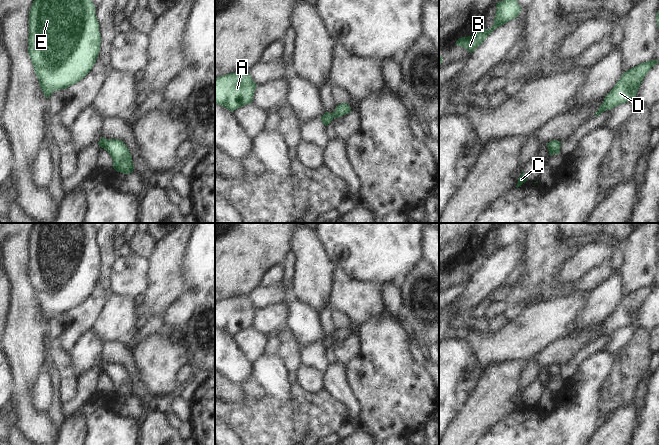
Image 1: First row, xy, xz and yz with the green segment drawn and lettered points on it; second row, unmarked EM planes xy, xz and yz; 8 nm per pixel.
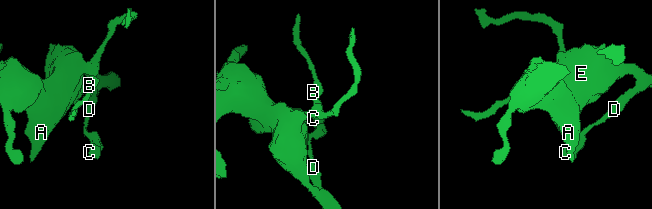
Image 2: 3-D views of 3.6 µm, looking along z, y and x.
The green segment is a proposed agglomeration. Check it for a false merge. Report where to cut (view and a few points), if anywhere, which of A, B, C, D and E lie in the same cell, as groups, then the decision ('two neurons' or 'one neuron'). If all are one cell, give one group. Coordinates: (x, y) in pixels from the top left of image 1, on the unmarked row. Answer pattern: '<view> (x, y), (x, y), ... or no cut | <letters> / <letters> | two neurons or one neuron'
no cut | A B C D E | one neuron

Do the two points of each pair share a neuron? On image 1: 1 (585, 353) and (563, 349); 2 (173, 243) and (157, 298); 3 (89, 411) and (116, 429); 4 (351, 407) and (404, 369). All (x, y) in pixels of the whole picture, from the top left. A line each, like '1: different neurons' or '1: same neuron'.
1: different neurons
2: same neuron
3: same neuron
4: different neurons

